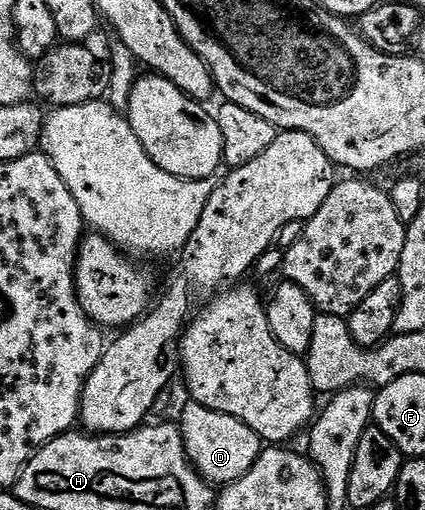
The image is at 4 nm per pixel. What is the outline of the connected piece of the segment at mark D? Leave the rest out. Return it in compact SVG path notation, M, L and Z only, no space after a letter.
M192 400L186 404L177 425L181 431L185 453L193 467L211 486L224 486L237 481L261 456L261 437L226 412L213 411Z

